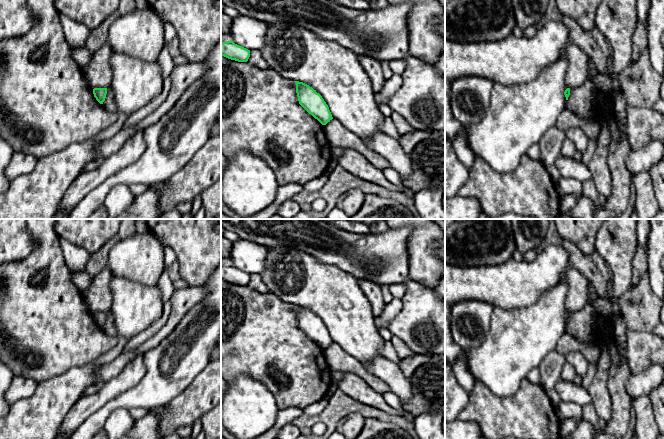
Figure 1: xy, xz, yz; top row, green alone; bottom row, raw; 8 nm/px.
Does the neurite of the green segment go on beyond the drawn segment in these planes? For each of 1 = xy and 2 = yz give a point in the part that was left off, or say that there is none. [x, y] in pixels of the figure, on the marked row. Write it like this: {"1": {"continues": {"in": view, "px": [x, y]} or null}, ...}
{"1": {"continues": null}, "2": {"continues": null}}

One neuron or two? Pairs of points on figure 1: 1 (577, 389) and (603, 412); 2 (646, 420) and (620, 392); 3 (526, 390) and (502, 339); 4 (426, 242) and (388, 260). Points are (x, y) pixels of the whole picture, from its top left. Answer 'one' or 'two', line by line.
1: two
2: two
3: two
4: two

